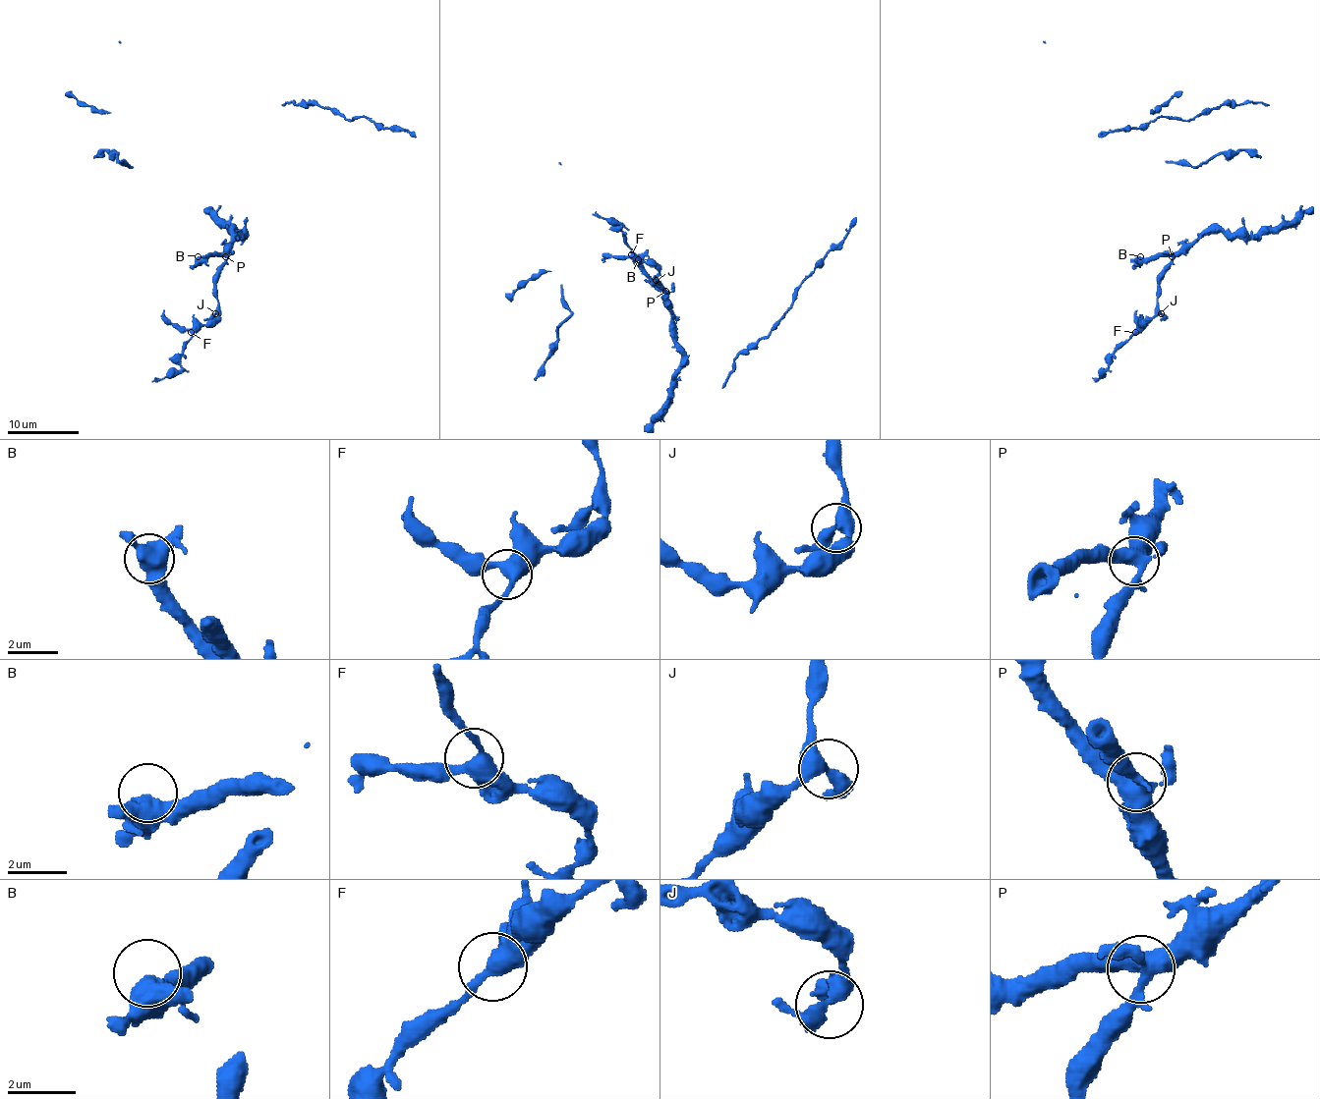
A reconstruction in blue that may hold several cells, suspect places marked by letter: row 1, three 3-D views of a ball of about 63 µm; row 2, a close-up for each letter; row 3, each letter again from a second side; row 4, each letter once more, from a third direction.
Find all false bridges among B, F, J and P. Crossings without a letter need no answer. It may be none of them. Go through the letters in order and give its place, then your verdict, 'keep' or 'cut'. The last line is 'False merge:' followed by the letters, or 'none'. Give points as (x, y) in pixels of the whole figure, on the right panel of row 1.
B: at (1140, 256); keep
F: at (1135, 332); keep
J: at (1161, 313); keep
P: at (1172, 256); keep
False merge: none

